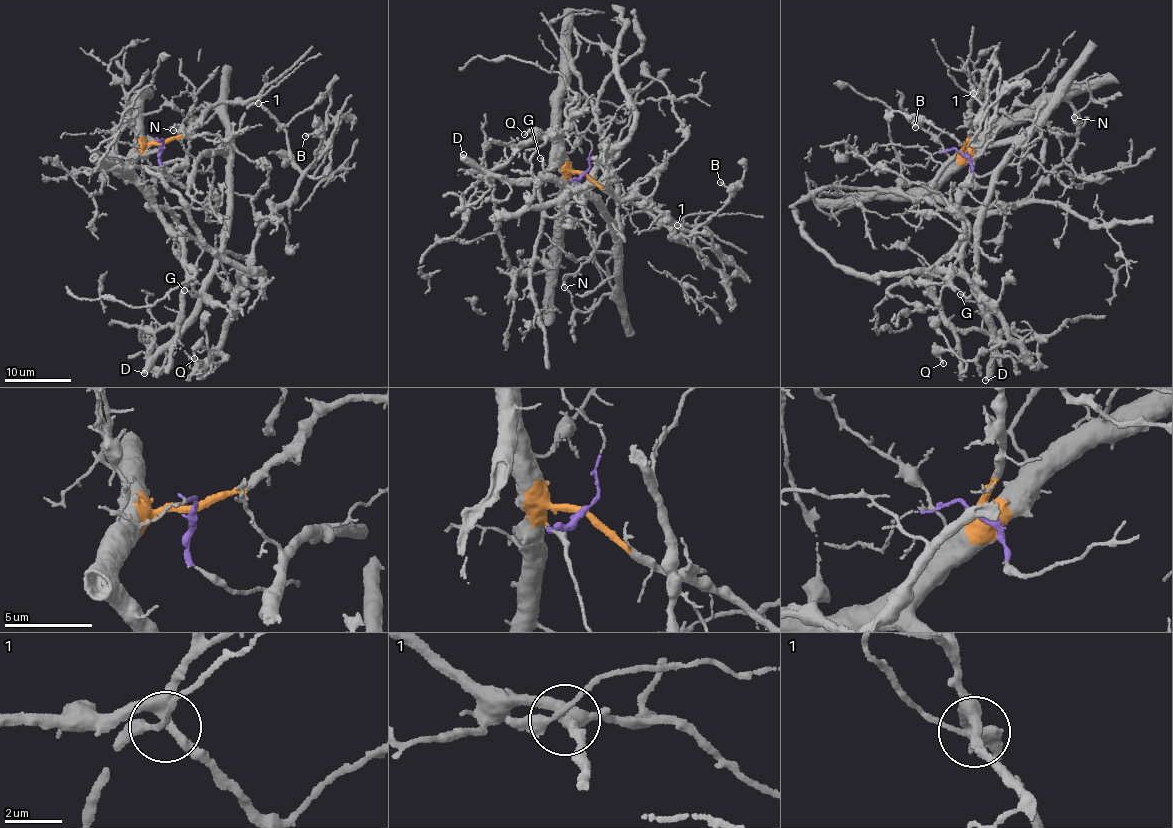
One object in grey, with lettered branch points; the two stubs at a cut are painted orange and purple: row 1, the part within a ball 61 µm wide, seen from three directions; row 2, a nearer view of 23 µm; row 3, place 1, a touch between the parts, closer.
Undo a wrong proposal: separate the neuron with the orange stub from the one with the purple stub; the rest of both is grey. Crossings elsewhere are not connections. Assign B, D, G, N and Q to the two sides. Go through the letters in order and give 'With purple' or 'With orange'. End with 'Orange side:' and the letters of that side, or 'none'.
B: With orange
D: With purple
G: With purple
N: With purple
Q: With orange
Orange side: B, Q

